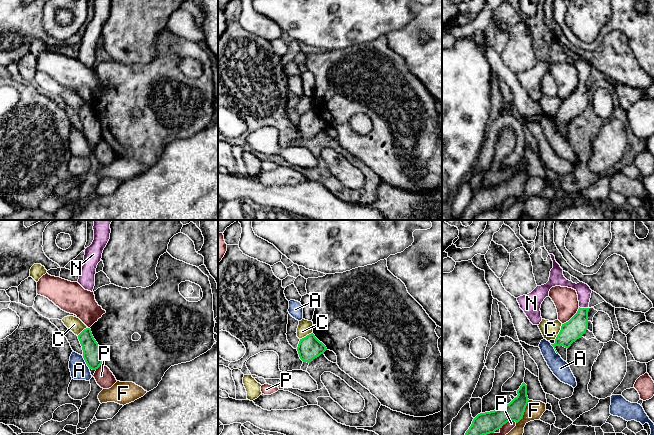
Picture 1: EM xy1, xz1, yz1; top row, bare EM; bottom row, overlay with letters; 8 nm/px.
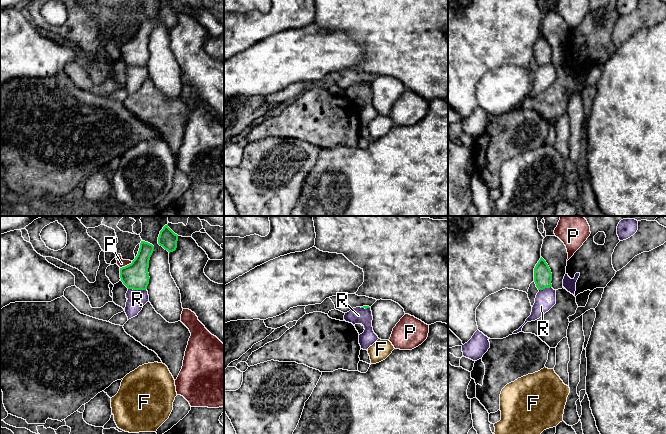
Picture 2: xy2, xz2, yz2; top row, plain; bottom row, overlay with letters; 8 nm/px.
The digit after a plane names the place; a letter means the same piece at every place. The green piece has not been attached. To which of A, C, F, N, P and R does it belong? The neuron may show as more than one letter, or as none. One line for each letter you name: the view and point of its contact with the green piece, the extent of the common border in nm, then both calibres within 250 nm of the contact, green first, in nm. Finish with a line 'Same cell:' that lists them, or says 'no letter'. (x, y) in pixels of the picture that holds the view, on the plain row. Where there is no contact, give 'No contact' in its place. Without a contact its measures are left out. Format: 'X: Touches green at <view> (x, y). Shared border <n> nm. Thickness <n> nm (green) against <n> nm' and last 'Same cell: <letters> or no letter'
N: Touches green at yz1 (584, 84). Shared border 80 nm. Thickness 160 nm (green) against 110 nm
Same cell: N

